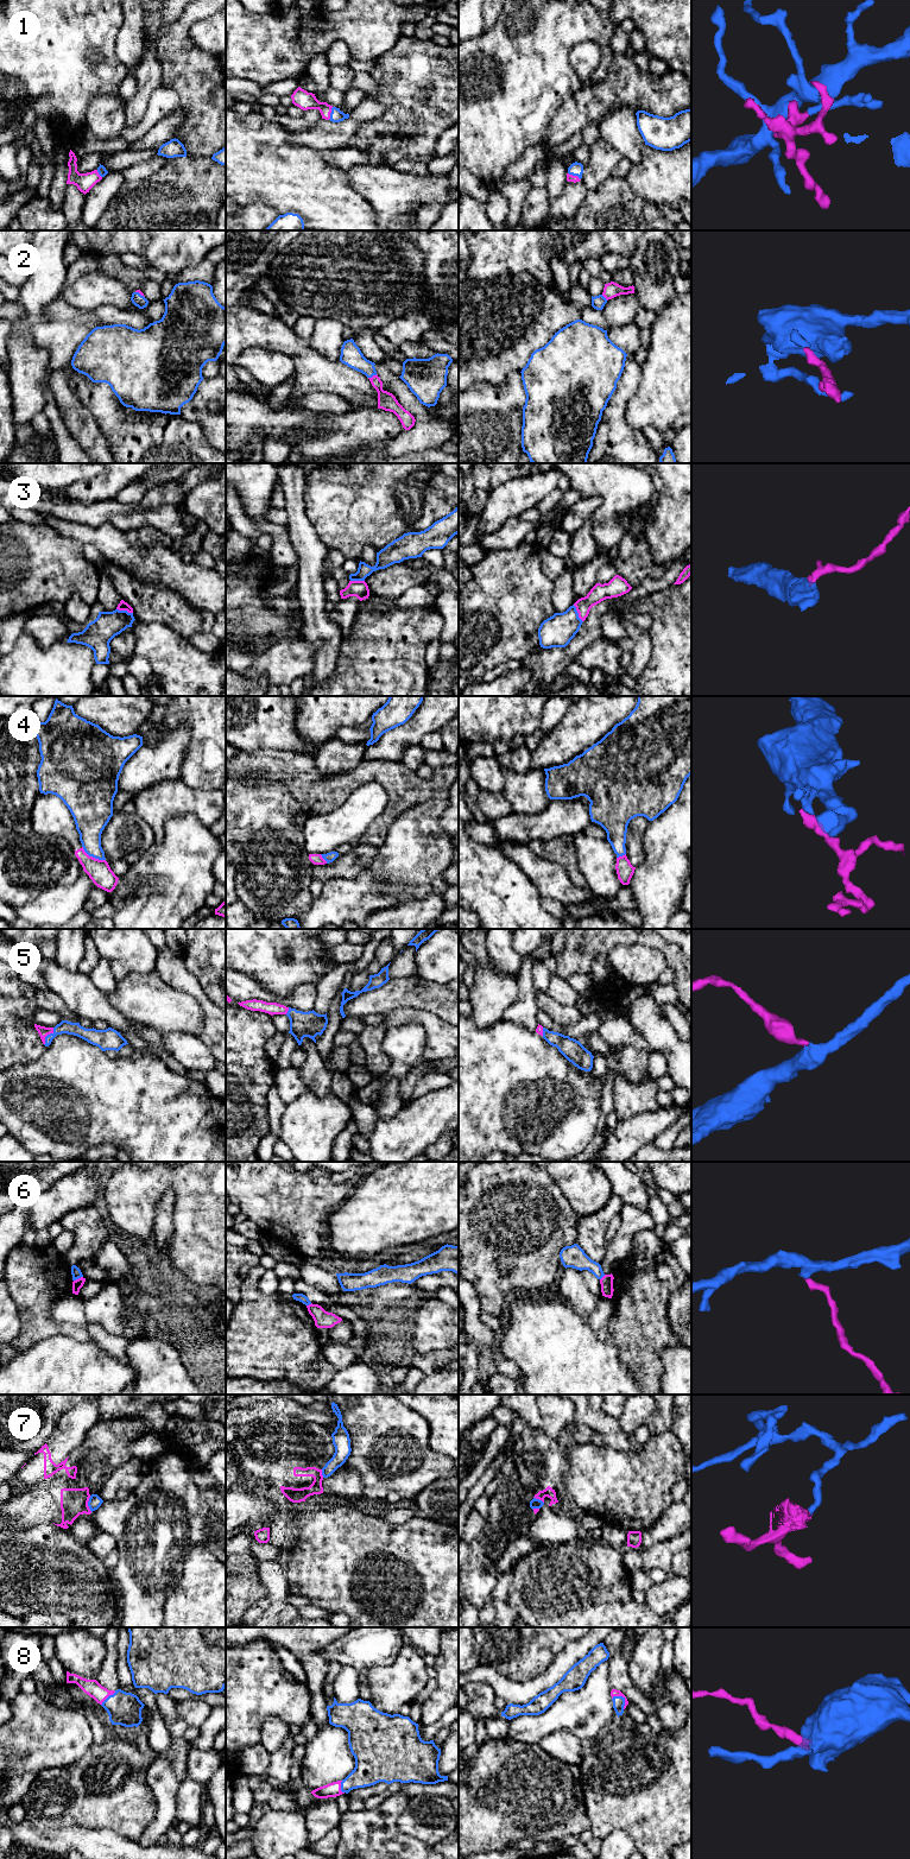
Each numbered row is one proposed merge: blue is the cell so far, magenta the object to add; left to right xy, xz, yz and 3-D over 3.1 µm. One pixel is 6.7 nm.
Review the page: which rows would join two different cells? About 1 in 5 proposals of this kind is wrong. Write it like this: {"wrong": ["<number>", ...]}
{"wrong": ["3", "4", "6", "7"]}

